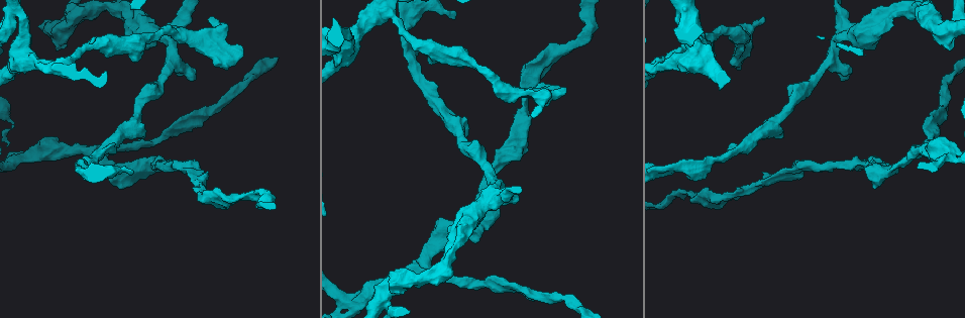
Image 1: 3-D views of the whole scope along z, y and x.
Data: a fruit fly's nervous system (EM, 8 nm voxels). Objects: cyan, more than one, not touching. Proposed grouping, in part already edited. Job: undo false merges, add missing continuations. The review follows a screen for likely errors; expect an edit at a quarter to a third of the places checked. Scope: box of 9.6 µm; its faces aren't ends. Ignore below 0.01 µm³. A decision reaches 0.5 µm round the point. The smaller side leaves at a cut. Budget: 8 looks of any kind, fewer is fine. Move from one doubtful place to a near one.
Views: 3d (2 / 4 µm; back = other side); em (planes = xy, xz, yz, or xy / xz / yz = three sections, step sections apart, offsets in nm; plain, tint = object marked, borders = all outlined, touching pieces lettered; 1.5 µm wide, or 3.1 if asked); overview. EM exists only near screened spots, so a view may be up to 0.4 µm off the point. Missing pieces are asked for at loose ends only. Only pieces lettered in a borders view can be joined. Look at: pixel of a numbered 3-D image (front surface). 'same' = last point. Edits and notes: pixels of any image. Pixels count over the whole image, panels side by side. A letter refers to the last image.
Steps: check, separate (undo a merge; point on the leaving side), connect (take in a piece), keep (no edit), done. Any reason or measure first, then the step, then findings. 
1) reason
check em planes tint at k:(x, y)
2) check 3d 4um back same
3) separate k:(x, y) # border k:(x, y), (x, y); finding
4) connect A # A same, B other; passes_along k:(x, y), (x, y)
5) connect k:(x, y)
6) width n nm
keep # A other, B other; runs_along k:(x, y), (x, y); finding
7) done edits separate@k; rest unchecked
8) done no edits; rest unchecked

an open end
check em planes plain at 1:(763, 17)

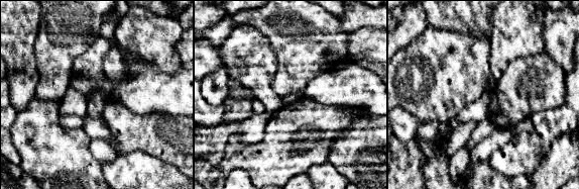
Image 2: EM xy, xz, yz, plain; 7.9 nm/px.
check em planes borders same

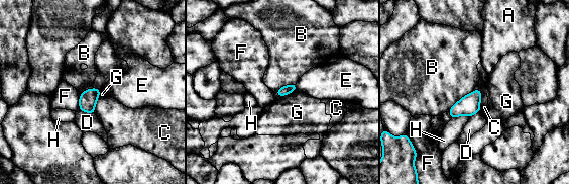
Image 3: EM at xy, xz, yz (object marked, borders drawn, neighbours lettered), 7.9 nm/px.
keep # A other, B other, C other, D other, E other, F other, G other, H other; border 3:(478, 87), (462, 96), (446, 111); no lettered piece goes on from it

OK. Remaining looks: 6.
three arms meet
check 3d 2um at 1:(828, 58)

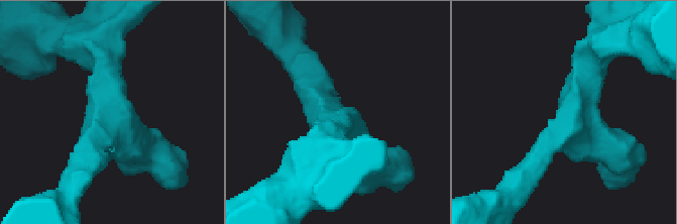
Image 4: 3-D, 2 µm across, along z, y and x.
arms 3; arm_widths 220, 300, 320 nm
check em planes borders at 4:(337, 118)

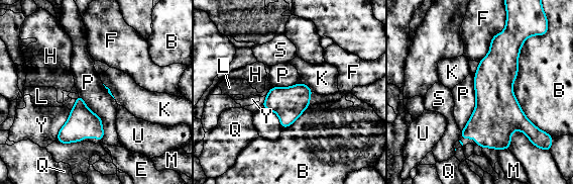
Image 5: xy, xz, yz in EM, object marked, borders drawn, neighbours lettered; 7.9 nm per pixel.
longest_contact B 750 nm
keep # B other, E other, F other, H other, K other, L other, M other, P other, Q other, S other, U other, Y other; border 5:(475, 73), (475, 108), (461, 131); one neuron here

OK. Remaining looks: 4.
check 3d 2um at 1:(131, 173)

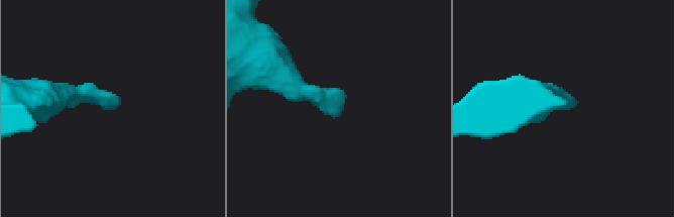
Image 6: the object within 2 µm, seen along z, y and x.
need the tissue
check em planes tint at 6:(567, 108)

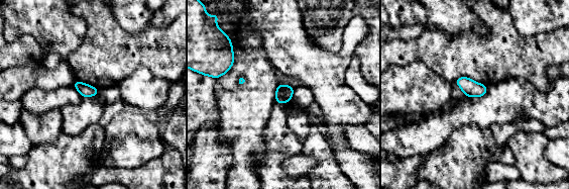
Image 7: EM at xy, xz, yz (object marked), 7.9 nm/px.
what lies round it
check em planes borders same

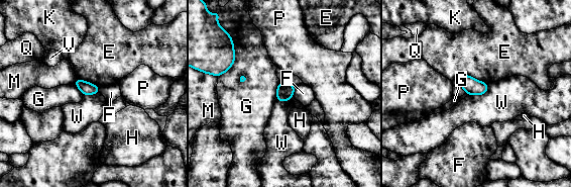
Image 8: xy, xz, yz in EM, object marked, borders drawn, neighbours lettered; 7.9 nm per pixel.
keep # E other, F other, G other, H other, K other, M other, P other, Q other, V other, W other; none of them fits

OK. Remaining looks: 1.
done no edits; rest unchecked

